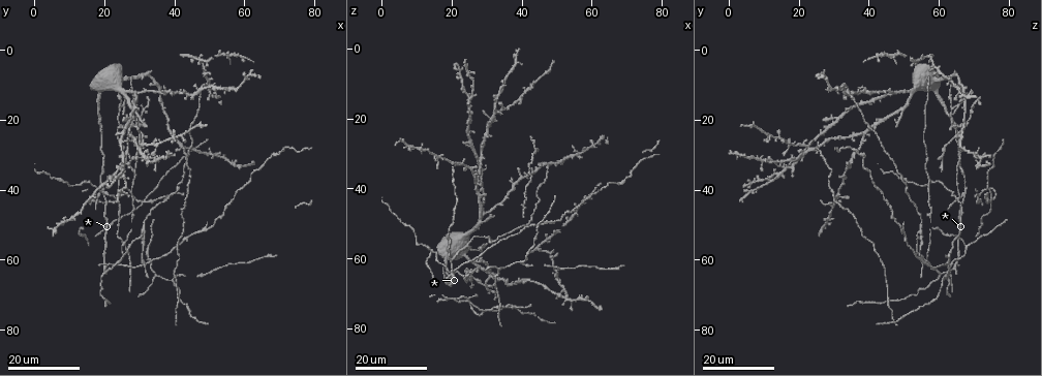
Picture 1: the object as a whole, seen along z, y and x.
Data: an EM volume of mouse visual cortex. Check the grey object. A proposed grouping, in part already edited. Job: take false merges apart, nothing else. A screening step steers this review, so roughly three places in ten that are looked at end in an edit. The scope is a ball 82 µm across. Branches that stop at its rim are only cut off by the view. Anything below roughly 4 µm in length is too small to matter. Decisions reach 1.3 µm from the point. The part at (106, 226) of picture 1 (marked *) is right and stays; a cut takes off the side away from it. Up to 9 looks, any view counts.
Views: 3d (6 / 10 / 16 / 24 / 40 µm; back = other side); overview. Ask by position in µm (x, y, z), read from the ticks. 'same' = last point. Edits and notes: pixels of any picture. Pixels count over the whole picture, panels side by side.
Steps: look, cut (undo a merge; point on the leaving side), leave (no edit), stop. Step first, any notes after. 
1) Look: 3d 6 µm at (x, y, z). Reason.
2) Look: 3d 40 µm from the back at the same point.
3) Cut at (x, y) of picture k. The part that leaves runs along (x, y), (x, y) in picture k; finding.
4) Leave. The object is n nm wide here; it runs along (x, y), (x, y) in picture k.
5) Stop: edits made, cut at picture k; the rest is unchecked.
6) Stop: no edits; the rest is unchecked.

Look: 3d 24 µm at (39.0, 66.0, 61.5). Three arms meet.

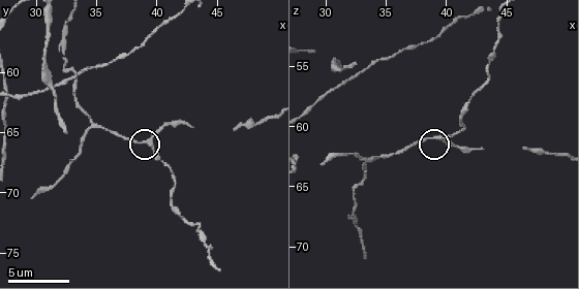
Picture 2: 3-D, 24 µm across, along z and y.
Look: 3d 6 µm at (39.4, 66.0, 61.0). Zoom in.

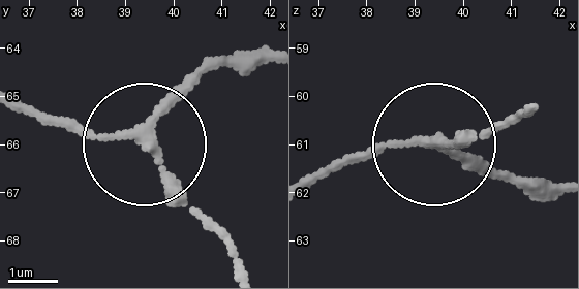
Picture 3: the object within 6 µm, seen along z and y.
Leave. The side arm is 35 µm long; 3 arms meet here; continuous, no second neuron.

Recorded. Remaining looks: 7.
Look: 3d 16 µm at (48.5, 52.0, 49.0). Calibre changes.

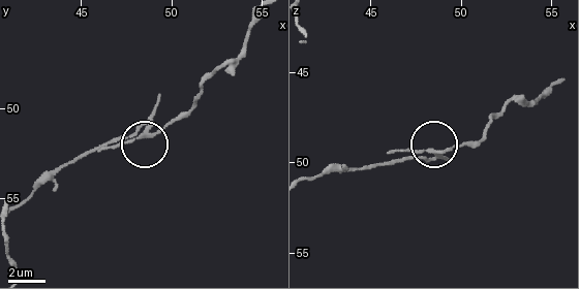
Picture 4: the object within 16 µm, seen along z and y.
Look: 3d 6 µm at (48.2, 51.5, 49.4).

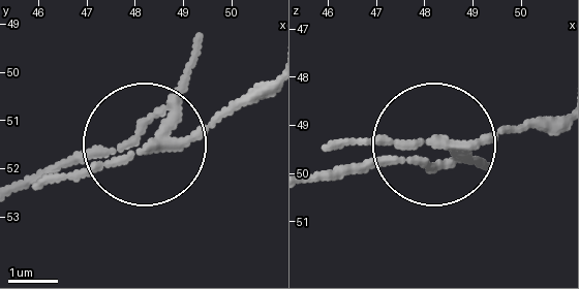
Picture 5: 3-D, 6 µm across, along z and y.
Cut at (206, 133) of picture 5. The part that leaves runs along (134, 141), (196, 137), (271, 81) in picture 5; two neurons meet here.

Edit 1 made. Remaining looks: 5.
Look: 3d 24 µm at (25.0, 35.5, 15.0). A fork.

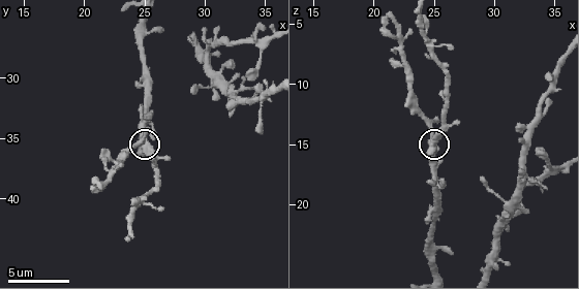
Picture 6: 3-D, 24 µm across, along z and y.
Look: 3d 6 µm at (25.4, 35.8, 14.2).

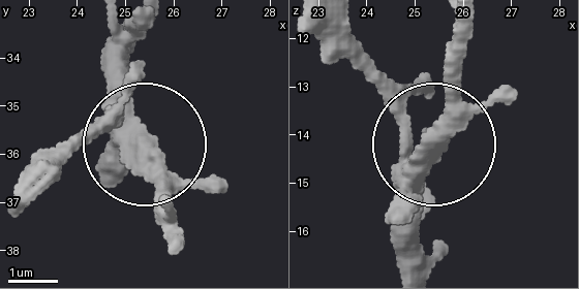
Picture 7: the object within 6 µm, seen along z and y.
Leave. It runs along (413, 261), (413, 175), (429, 142), (342, 56) in picture 7; one neuron here.

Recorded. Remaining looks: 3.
Look: 3d 16 µm at (24.0, 16.5, 63.5). Arms part here.

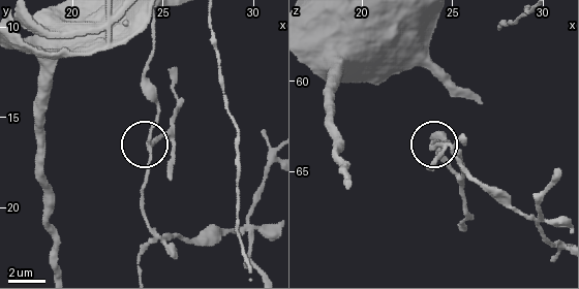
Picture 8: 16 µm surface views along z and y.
Look: 3d 10 µm at (24.2, 16.5, 63.9).

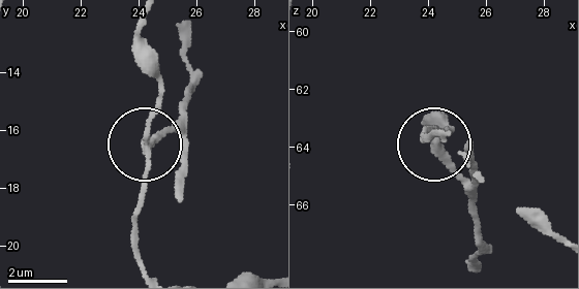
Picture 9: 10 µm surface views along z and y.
Cut at (179, 168) of picture 9. The part that leaves runs along (144, 148), (176, 124), (188, 101), (176, 25) in picture 9; a second neuron is stuck on.

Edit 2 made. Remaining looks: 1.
Stop: edits made, cut at picture 5, cut at picture 9; the rest is unchecked.

